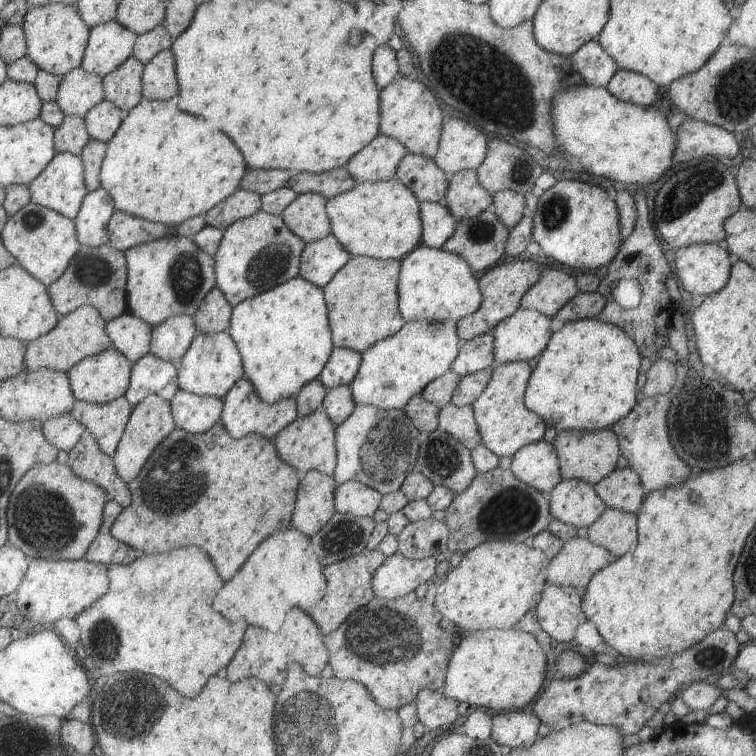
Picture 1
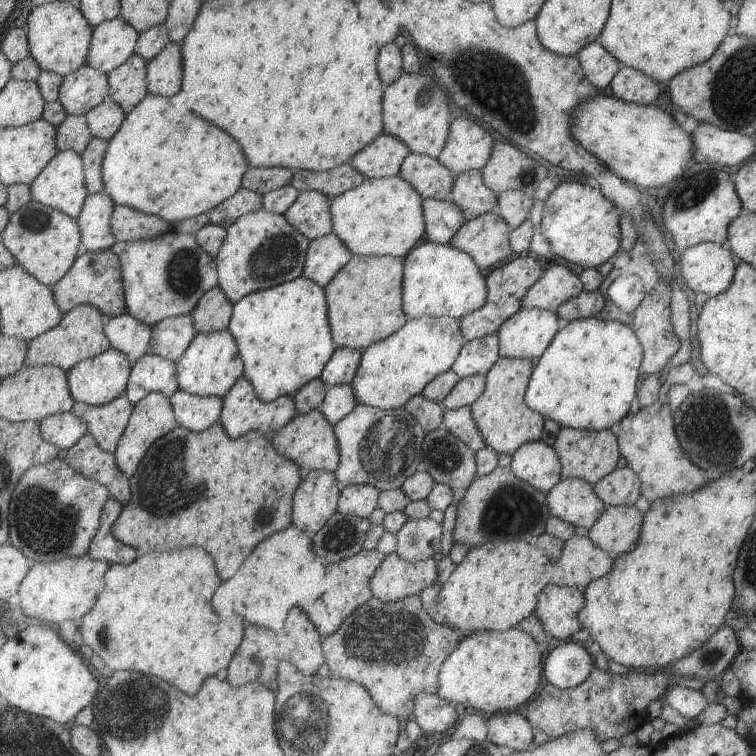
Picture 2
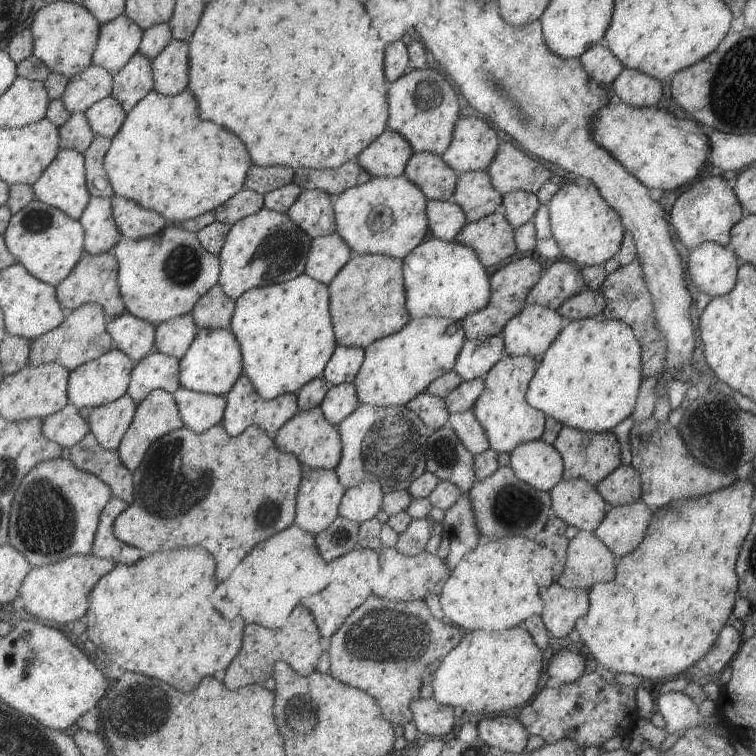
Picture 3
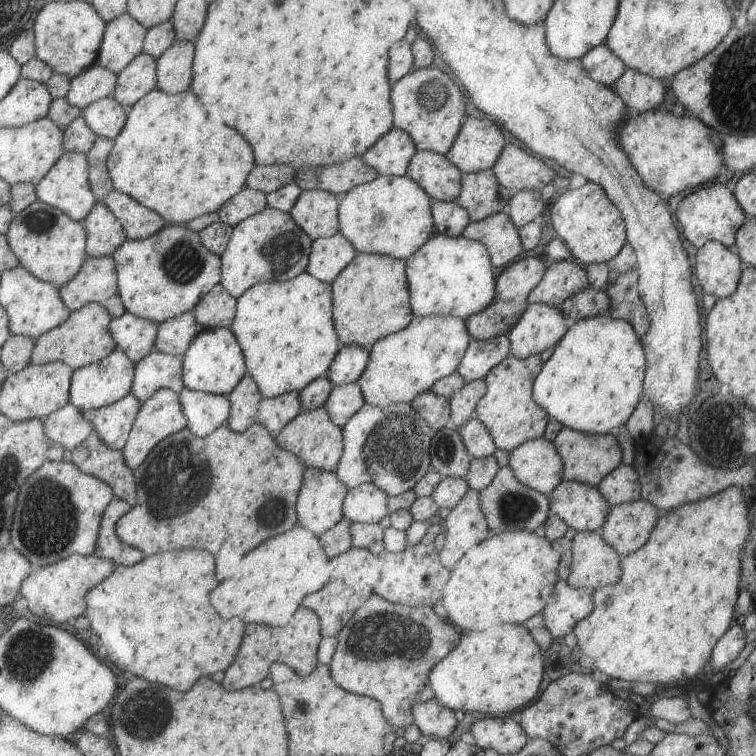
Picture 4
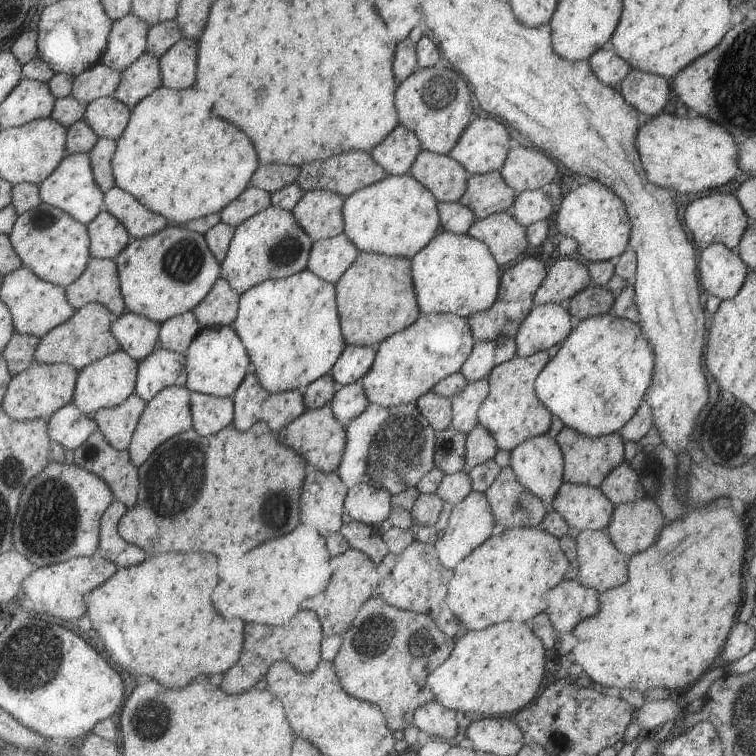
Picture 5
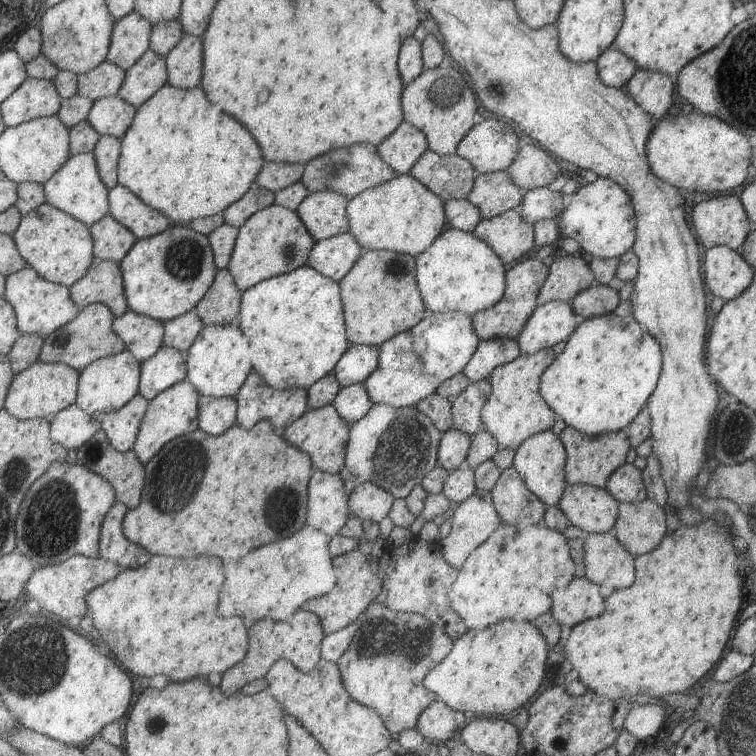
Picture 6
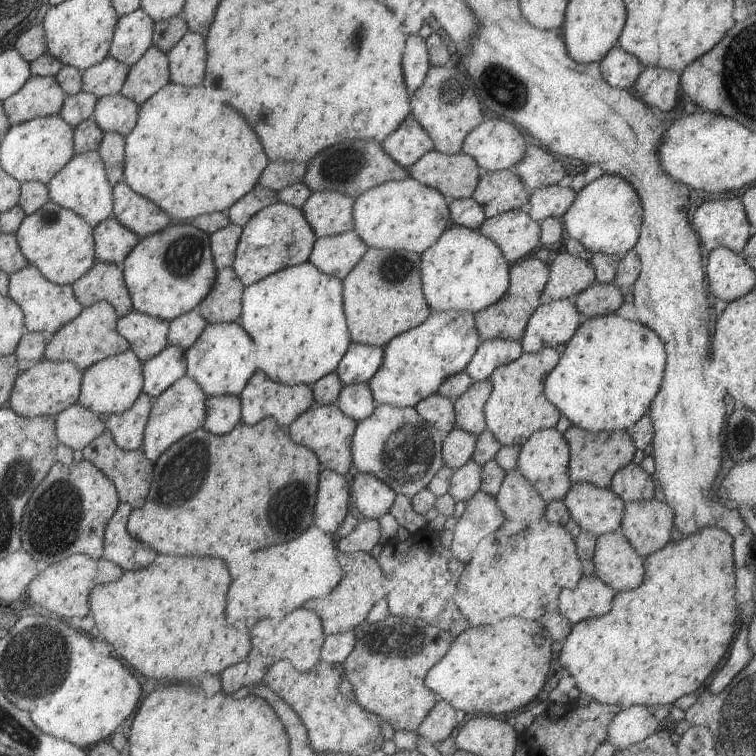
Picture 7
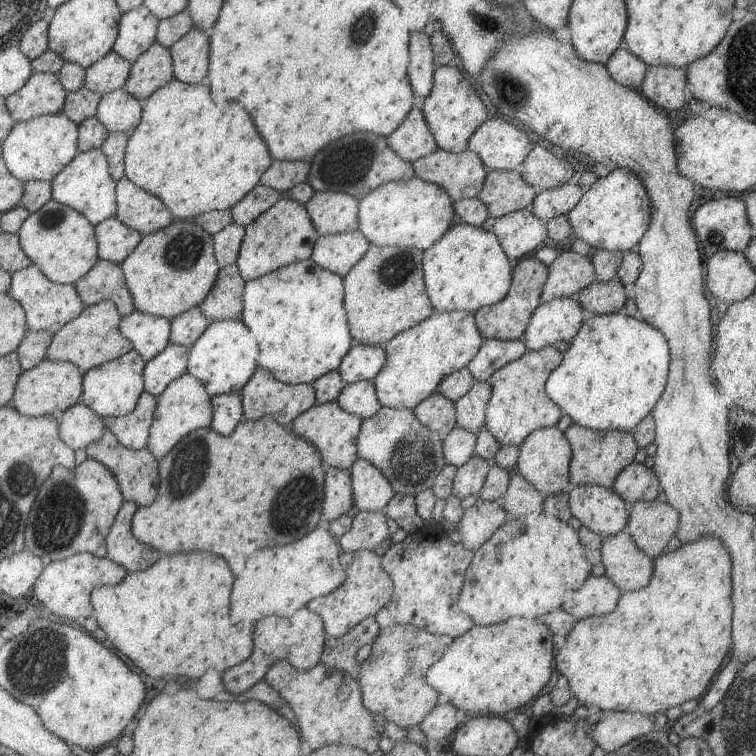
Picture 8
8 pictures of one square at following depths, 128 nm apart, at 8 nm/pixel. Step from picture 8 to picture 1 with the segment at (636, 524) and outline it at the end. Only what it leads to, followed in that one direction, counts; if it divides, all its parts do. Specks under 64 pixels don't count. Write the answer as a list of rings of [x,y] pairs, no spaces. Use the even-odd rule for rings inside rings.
[[[605,507],[601,516],[587,527],[587,540],[602,546],[613,558],[633,550],[637,544],[636,513]]]

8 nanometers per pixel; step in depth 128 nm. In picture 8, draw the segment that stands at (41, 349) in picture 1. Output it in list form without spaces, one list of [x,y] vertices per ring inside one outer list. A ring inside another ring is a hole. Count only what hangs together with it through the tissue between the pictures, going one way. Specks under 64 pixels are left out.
[[[101,301],[84,307],[73,320],[66,322],[52,335],[51,342],[45,349],[46,358],[50,361],[72,362],[84,372],[125,354],[133,346],[118,329],[120,319],[116,306],[111,301]]]

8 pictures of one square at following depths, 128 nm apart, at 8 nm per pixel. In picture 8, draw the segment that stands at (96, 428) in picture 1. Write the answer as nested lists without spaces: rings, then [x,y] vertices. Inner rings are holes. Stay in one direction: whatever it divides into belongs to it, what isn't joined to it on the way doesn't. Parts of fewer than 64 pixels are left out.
[[[143,391],[133,410],[120,417],[107,417],[104,424],[119,444],[136,451],[147,444],[149,425],[153,420],[155,407],[156,397]]]

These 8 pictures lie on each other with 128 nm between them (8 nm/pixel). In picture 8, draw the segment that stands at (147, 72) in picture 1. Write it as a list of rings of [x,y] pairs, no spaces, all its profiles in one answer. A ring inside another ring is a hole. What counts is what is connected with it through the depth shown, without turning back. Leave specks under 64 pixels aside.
[[[192,28],[174,42],[169,50],[173,61],[173,76],[179,82],[203,83],[208,71],[208,36]]]

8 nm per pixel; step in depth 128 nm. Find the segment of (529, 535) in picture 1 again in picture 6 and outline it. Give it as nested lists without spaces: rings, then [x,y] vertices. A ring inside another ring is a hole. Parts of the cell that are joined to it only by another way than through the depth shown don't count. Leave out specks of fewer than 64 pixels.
[[[512,466],[502,469],[490,495],[503,524],[521,527],[537,525],[541,523],[547,507],[525,486],[524,480]]]

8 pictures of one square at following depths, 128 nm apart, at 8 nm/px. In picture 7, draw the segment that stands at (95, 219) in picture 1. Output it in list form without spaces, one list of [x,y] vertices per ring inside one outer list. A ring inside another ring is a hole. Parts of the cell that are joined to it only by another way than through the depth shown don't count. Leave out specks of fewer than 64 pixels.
[[[110,216],[92,228],[94,253],[99,261],[121,266],[126,254],[139,242],[139,237]]]

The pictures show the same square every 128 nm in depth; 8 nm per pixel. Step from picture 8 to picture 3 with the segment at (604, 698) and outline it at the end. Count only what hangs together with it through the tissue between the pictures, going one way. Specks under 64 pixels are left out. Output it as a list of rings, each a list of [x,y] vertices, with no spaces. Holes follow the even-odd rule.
[[[737,479],[733,484],[726,486],[723,490],[717,490],[713,494],[704,494],[693,498],[693,500],[677,500],[677,502],[668,502],[663,506],[657,507],[652,511],[649,526],[645,530],[643,542],[623,556],[616,560],[614,577],[606,583],[595,583],[590,586],[588,591],[588,611],[581,615],[574,622],[574,628],[580,636],[581,644],[587,646],[591,656],[598,662],[599,666],[608,668],[613,674],[625,672],[642,676],[646,682],[656,683],[661,678],[670,680],[675,678],[676,674],[683,672],[698,659],[701,658],[713,646],[721,627],[725,625],[727,616],[731,614],[735,594],[737,594],[737,576],[735,576],[735,560],[737,552],[741,548],[741,542],[745,538],[745,532],[749,530],[753,520],[753,511],[749,507],[751,504],[751,495],[753,494],[753,485],[751,482]]]

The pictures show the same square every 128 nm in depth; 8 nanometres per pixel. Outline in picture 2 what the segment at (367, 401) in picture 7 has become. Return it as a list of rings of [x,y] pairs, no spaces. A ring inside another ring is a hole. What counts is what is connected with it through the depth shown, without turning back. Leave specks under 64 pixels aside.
[[[346,384],[328,387],[318,409],[325,420],[333,426],[346,414],[349,414],[355,405],[352,386]]]

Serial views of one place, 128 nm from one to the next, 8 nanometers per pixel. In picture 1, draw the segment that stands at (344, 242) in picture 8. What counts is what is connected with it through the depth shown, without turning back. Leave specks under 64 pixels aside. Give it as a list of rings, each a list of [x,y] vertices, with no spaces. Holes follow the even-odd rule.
[[[329,233],[316,241],[305,242],[300,254],[298,275],[319,288],[323,288],[351,255]]]

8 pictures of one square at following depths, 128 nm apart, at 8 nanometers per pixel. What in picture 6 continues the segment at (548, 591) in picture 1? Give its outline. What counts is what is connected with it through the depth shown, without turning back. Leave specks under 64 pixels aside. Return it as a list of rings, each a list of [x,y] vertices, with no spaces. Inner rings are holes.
[[[574,576],[567,586],[550,592],[549,598],[552,602],[549,611],[560,626],[575,626],[577,623],[600,615],[602,610],[605,610],[605,601],[599,595],[599,585],[587,580],[584,576]]]

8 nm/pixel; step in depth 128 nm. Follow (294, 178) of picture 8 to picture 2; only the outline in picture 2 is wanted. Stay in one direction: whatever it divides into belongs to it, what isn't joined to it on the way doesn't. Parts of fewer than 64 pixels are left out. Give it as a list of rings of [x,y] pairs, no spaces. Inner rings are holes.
[[[247,167],[241,187],[253,191],[258,195],[264,195],[273,189],[289,185],[293,170],[283,167]]]

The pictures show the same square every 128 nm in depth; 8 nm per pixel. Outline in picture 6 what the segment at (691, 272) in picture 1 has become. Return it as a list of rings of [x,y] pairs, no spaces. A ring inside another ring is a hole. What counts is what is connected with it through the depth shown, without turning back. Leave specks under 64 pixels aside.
[[[728,246],[709,247],[703,254],[703,282],[713,296],[731,300],[749,286],[755,271]]]

